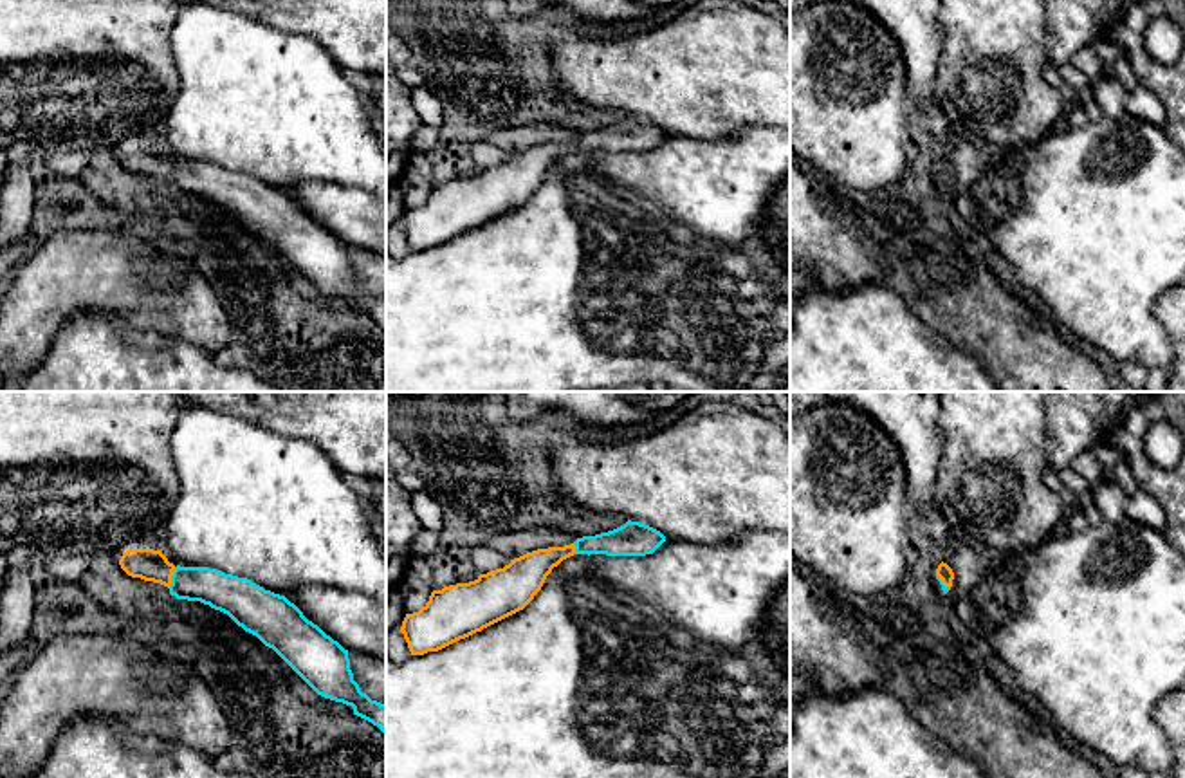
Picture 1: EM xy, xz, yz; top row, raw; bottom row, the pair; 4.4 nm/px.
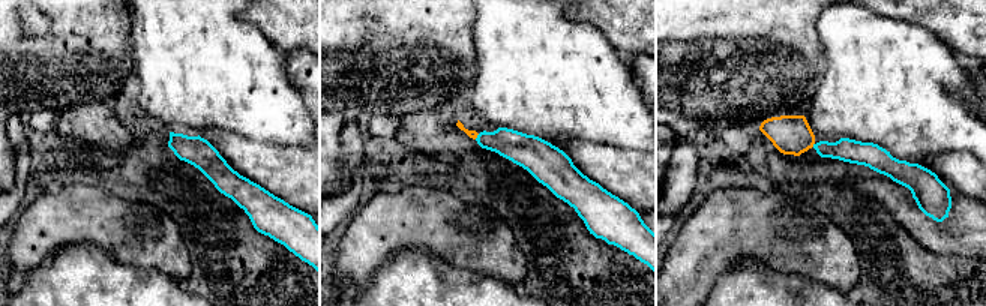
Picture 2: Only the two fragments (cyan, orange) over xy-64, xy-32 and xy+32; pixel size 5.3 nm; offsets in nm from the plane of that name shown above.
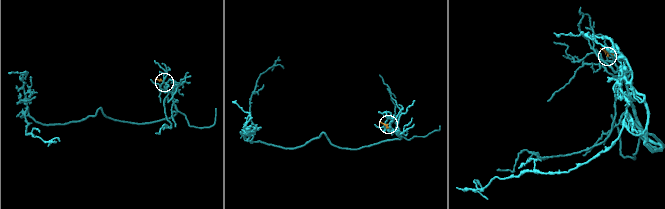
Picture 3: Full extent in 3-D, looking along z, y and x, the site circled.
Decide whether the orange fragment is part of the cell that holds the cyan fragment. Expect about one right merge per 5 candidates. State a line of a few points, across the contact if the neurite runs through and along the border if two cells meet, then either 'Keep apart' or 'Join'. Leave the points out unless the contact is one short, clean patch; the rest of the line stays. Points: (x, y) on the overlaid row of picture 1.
Line: xy (226, 592), (172, 578), (152, 565). Join

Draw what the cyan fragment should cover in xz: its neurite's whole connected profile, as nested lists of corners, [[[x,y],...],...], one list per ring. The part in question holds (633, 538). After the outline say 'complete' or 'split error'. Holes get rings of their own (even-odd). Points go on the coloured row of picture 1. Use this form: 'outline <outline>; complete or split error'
outline [[[628,520],[613,531],[583,536],[565,547],[527,552],[474,581],[433,590],[418,612],[406,614],[400,632],[411,655],[438,652],[523,610],[552,569],[574,554],[646,556],[664,542],[660,531]]]; split error

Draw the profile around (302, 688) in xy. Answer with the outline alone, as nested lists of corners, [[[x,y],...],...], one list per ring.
[[[238,626],[238,630],[242,634],[245,634],[247,637],[251,637],[254,643],[258,643],[267,653],[272,653],[280,659],[281,671],[289,679],[289,682],[292,684],[292,688],[299,699],[303,699],[321,709],[341,709],[341,711],[354,715],[352,706],[346,706],[343,702],[335,702],[335,700],[317,695],[272,648],[265,646],[256,635],[245,632],[242,626]]]

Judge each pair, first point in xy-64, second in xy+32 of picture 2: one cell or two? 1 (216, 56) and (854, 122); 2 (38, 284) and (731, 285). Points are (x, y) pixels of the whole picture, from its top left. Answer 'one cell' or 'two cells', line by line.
1: one cell
2: one cell

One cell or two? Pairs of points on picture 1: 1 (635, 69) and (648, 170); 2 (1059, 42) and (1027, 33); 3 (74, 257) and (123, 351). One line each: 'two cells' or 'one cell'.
1: two cells
2: two cells
3: two cells

